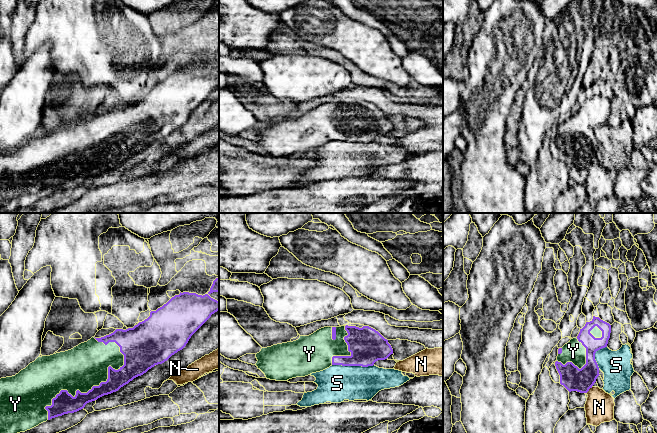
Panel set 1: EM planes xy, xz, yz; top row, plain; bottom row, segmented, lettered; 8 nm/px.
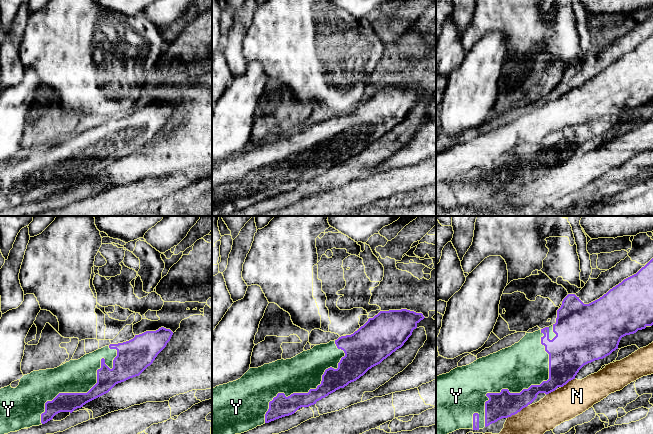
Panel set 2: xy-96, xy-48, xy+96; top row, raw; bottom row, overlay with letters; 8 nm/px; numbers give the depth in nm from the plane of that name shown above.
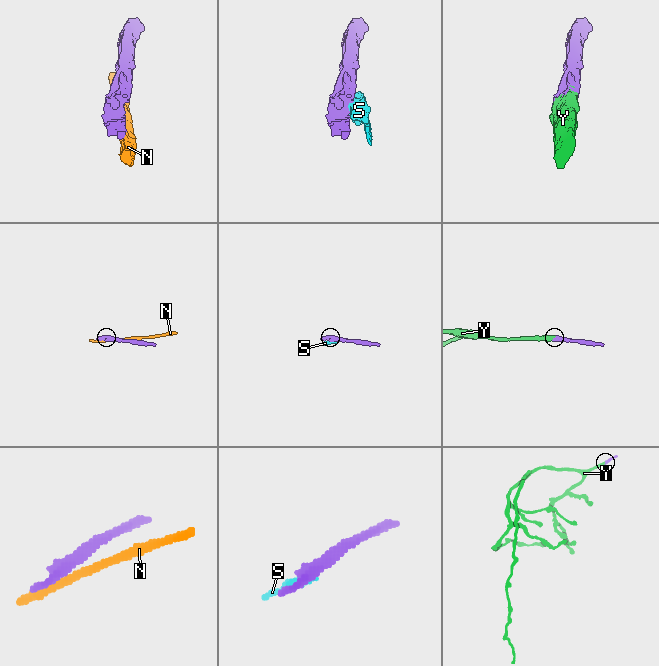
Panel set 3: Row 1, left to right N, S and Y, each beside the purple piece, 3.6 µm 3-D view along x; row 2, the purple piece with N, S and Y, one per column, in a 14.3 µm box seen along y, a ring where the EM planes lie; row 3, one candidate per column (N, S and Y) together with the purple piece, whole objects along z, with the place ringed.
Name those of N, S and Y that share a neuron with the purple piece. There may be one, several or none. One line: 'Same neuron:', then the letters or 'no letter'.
Same neuron: Y

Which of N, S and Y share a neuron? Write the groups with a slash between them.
N / S / Y

